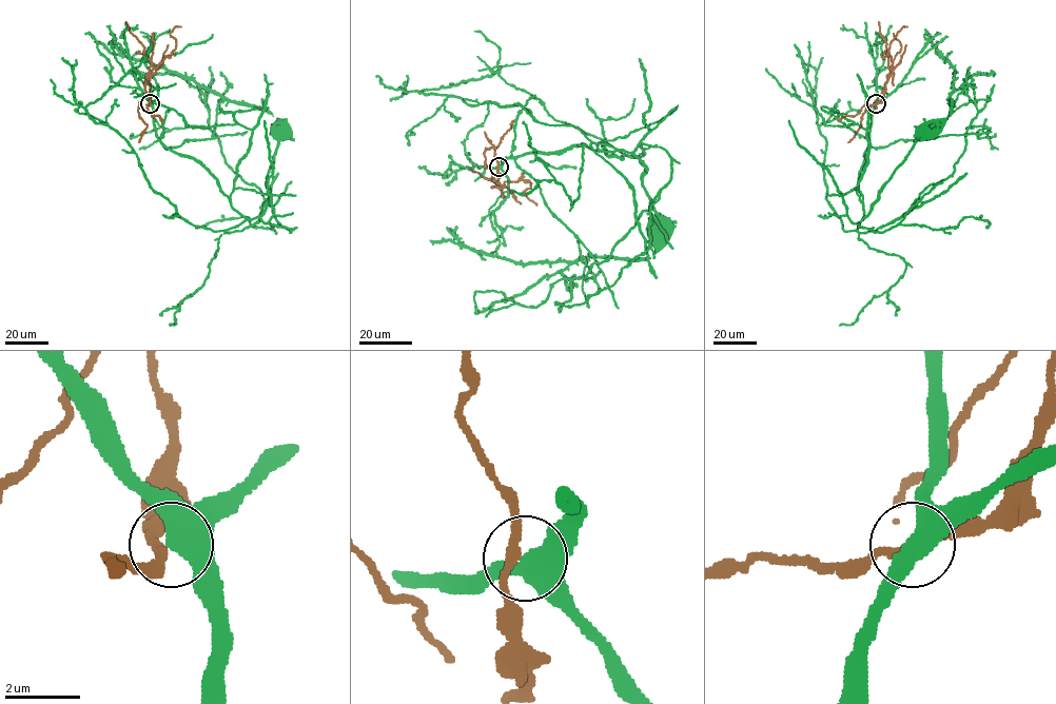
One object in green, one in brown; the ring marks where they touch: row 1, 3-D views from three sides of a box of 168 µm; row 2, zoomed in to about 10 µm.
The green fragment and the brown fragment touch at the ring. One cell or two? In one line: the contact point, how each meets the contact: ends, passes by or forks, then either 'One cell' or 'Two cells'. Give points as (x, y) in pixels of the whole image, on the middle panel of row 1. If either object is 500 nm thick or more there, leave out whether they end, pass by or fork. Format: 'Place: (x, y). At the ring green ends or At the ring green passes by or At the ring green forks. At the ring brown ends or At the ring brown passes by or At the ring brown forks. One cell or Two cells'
Place: (499, 167). Two cells

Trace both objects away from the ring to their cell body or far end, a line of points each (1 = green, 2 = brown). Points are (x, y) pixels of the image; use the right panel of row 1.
1: (876, 103), (857, 223), (883, 232), (951, 175), (976, 115), (936, 41)
2: (876, 104), (882, 98), (890, 76), (884, 89), (865, 111), (860, 128), (847, 142)

